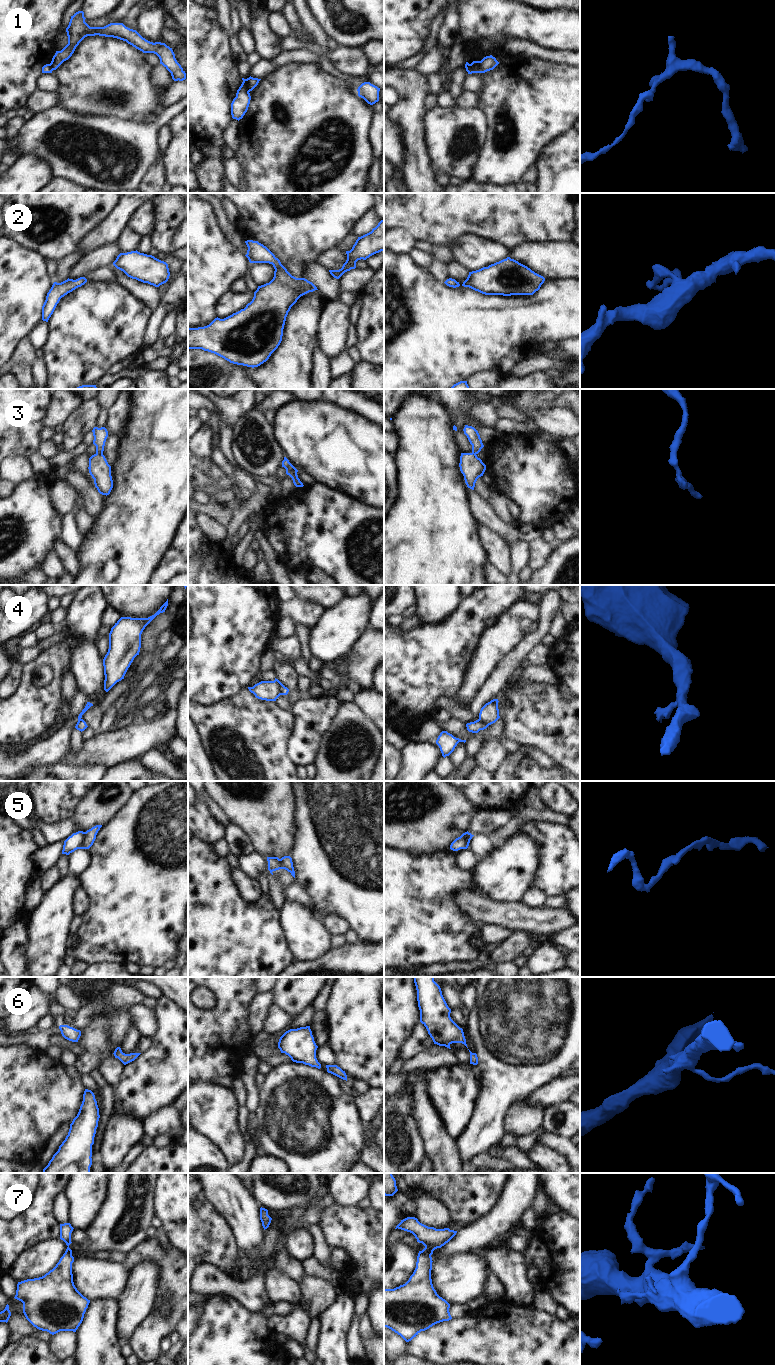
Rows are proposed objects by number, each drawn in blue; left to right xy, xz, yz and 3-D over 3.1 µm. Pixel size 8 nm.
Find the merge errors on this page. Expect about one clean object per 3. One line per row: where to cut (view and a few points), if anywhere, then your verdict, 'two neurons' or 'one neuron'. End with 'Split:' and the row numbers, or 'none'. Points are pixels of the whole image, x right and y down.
1: cut in yz along (479, 61), (475, 65), (465, 67); two neurons
2: no cut; one neuron
3: cut in xy along (96, 452), (102, 453); two neurons
4: cut in xz along (275, 679), (281, 694); two neurons
5: cut in xy along (85, 832), (82, 848); two neurons
6: no cut; one neuron
7: no cut; one neuron
Split: 1, 3, 4, 5

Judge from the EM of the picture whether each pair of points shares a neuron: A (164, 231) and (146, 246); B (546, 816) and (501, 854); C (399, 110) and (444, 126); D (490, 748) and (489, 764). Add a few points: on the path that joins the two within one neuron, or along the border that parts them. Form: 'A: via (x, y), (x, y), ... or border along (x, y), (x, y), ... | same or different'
A: border along (149, 235), (153, 246) | different
B: border along (513, 834), (498, 842) | different
C: border along (428, 111), (424, 120), (425, 142) | different
D: via (490, 752), (490, 760) | same

